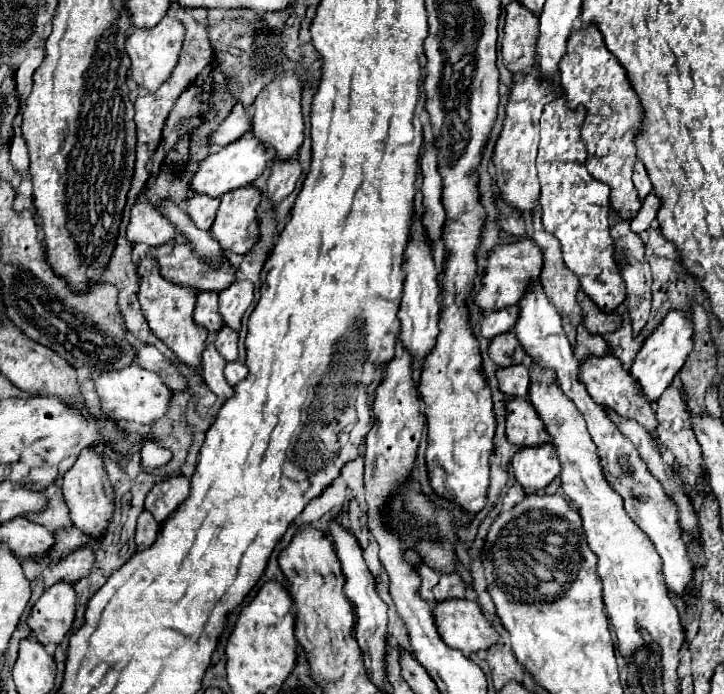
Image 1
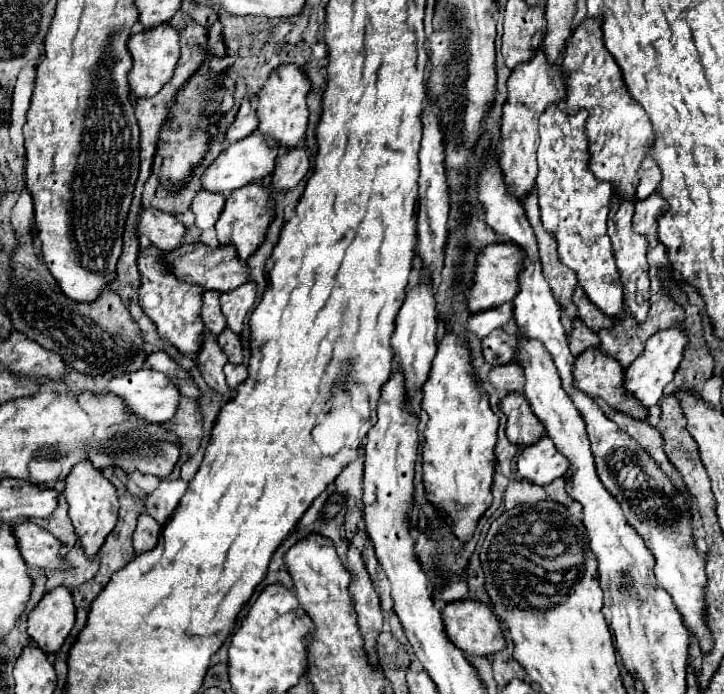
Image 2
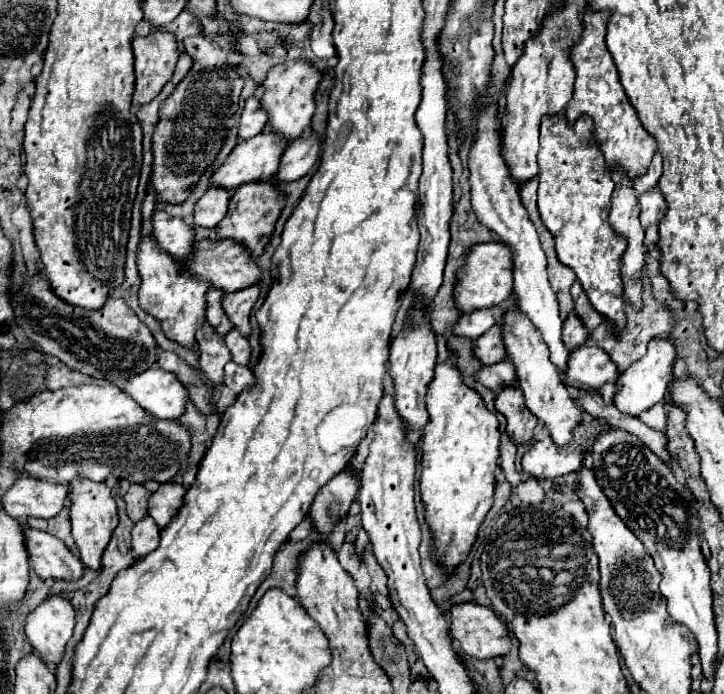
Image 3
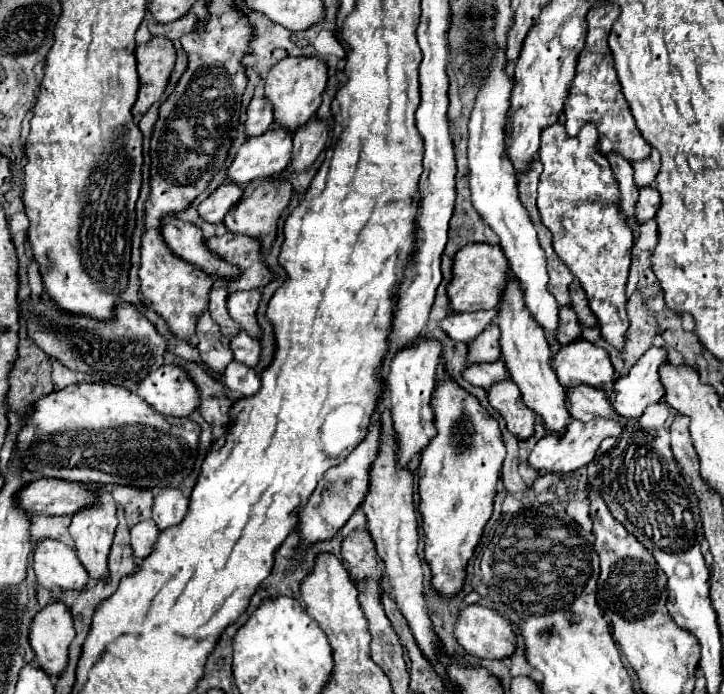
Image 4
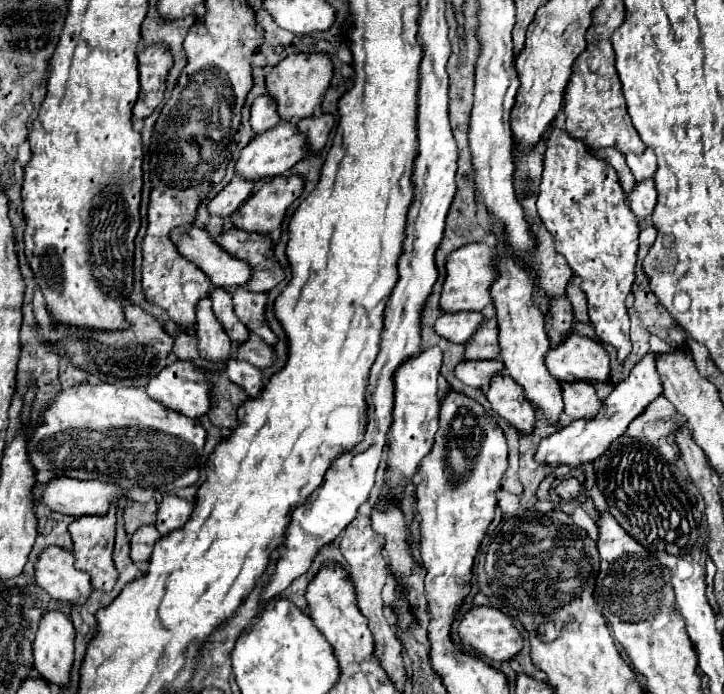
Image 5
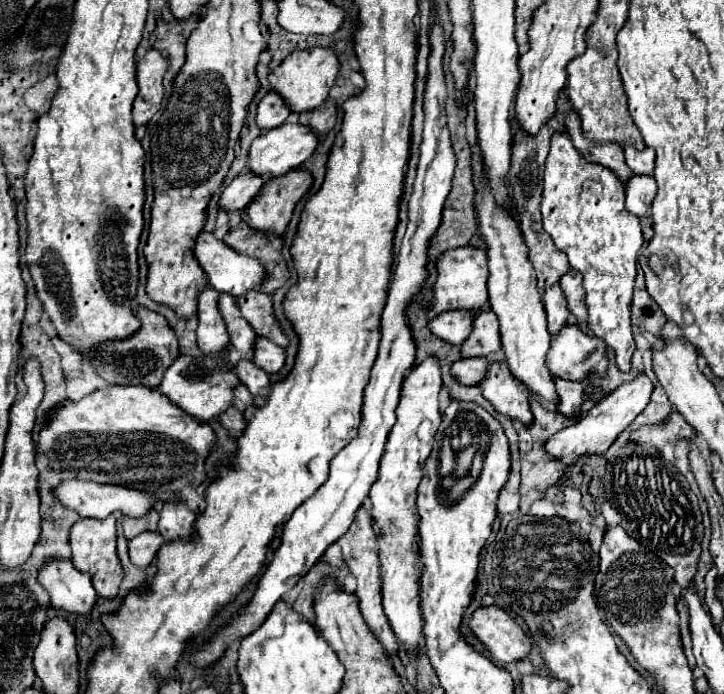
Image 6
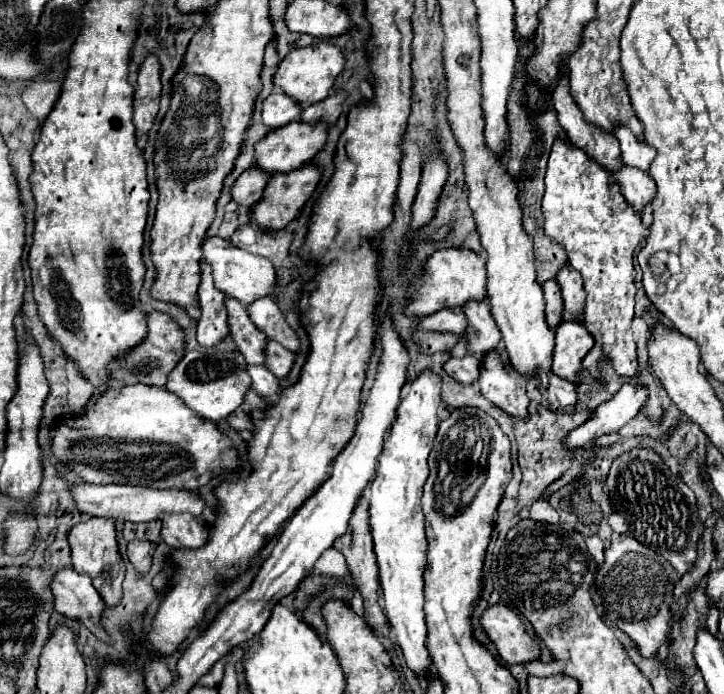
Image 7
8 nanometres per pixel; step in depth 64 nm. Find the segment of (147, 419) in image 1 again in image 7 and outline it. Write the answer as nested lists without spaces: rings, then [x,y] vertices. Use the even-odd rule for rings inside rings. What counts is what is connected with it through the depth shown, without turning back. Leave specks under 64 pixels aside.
[[[238,350],[188,352],[170,374],[166,388],[178,398],[182,398],[186,404],[190,404],[190,408],[200,416],[220,422],[236,412],[236,408],[244,402],[246,392],[250,390],[252,380],[246,368],[248,364],[244,362],[244,356]]]

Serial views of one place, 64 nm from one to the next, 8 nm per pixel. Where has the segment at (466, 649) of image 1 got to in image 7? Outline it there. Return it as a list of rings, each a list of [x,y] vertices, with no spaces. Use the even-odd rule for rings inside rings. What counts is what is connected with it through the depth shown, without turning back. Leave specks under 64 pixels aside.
[[[504,604],[482,614],[482,626],[506,664],[528,664],[540,658],[540,644],[528,636],[524,622]]]

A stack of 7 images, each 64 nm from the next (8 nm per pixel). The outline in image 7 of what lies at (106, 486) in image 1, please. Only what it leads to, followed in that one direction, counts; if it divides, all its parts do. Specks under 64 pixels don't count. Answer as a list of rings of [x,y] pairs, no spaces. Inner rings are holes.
[[[84,520],[78,522],[70,530],[70,548],[72,548],[72,566],[80,574],[88,574],[92,578],[94,588],[106,602],[106,606],[116,606],[122,600],[122,580],[126,574],[124,560],[118,552],[118,542],[116,542],[116,528],[114,520]]]

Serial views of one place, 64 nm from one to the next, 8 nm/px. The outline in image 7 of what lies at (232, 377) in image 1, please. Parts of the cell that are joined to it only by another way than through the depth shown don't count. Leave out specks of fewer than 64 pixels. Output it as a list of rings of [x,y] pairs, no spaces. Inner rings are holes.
[[[250,366],[248,372],[252,378],[252,390],[256,390],[260,396],[272,398],[282,392],[280,380],[266,366]]]

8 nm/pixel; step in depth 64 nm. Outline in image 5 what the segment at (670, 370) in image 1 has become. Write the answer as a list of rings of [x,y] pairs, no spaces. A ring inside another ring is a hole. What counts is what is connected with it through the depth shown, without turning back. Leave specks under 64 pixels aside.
[[[648,354],[642,358],[640,364],[636,364],[636,368],[630,372],[630,376],[626,380],[622,380],[620,384],[614,386],[614,390],[604,400],[604,404],[596,416],[574,420],[568,426],[554,432],[552,436],[544,438],[538,446],[536,460],[546,462],[546,464],[570,464],[570,466],[578,466],[578,464],[596,460],[598,456],[602,456],[606,452],[606,448],[616,438],[620,438],[626,432],[628,424],[634,418],[638,418],[658,394],[662,394],[662,384],[660,384],[660,376],[656,372],[656,354]]]

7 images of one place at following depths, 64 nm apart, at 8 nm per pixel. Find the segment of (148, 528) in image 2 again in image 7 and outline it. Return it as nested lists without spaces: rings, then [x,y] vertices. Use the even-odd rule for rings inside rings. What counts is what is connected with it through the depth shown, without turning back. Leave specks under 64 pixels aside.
[[[132,540],[128,542],[128,560],[138,574],[148,574],[152,564],[152,554],[156,552],[156,544],[146,540]]]

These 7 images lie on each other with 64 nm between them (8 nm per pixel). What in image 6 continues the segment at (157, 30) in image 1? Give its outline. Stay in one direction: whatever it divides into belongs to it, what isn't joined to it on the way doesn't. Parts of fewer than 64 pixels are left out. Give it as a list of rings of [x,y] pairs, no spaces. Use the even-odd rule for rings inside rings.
[[[148,50],[144,58],[138,60],[136,82],[140,90],[132,108],[134,126],[146,126],[152,120],[152,116],[158,112],[164,96],[162,78],[166,70],[168,70],[168,60],[158,50]]]

